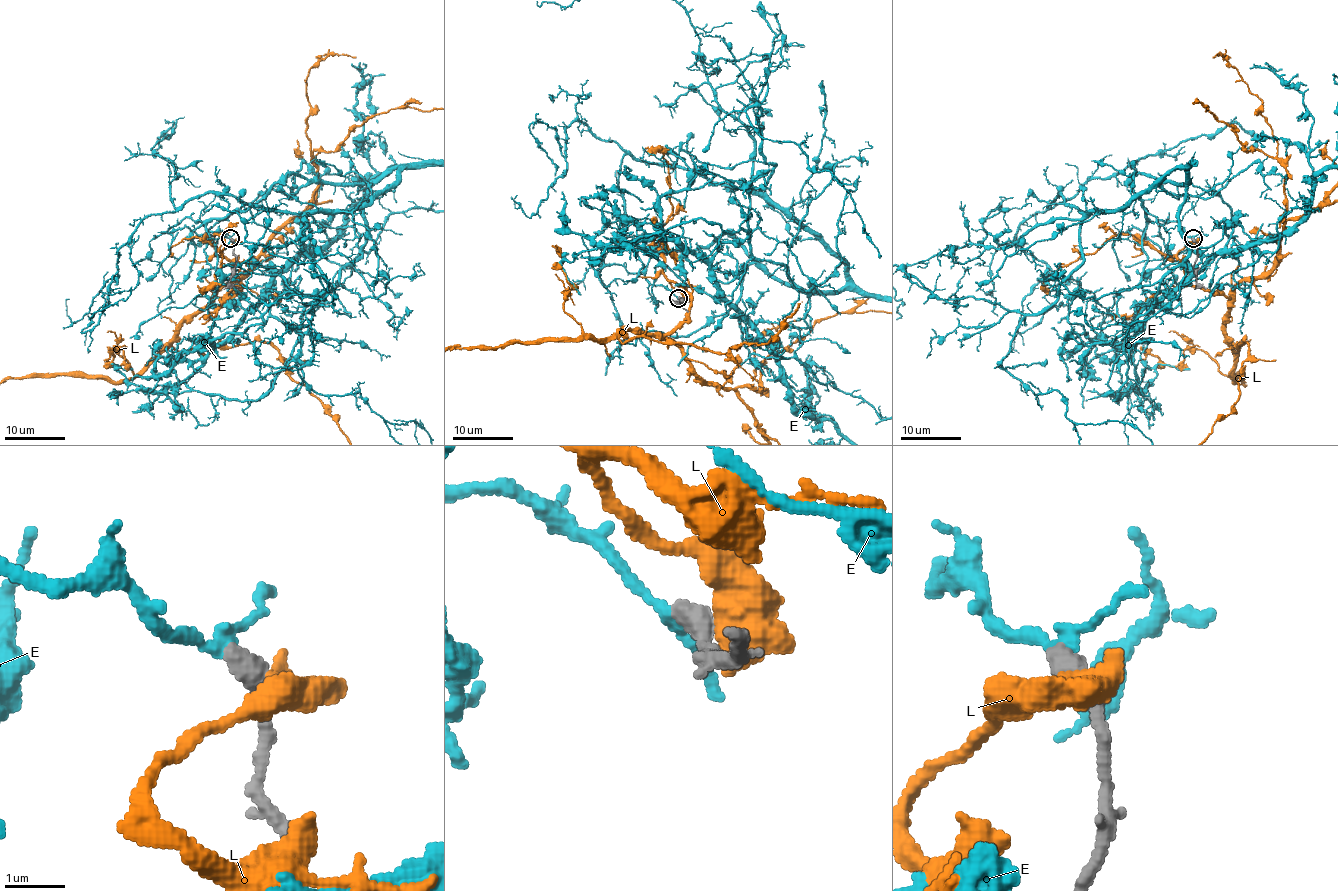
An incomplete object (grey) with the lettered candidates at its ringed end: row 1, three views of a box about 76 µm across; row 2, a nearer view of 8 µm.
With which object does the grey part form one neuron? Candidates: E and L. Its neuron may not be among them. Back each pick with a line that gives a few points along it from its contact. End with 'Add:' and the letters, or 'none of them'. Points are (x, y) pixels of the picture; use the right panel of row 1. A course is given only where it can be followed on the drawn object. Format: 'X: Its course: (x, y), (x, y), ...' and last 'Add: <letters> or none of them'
Add: E

